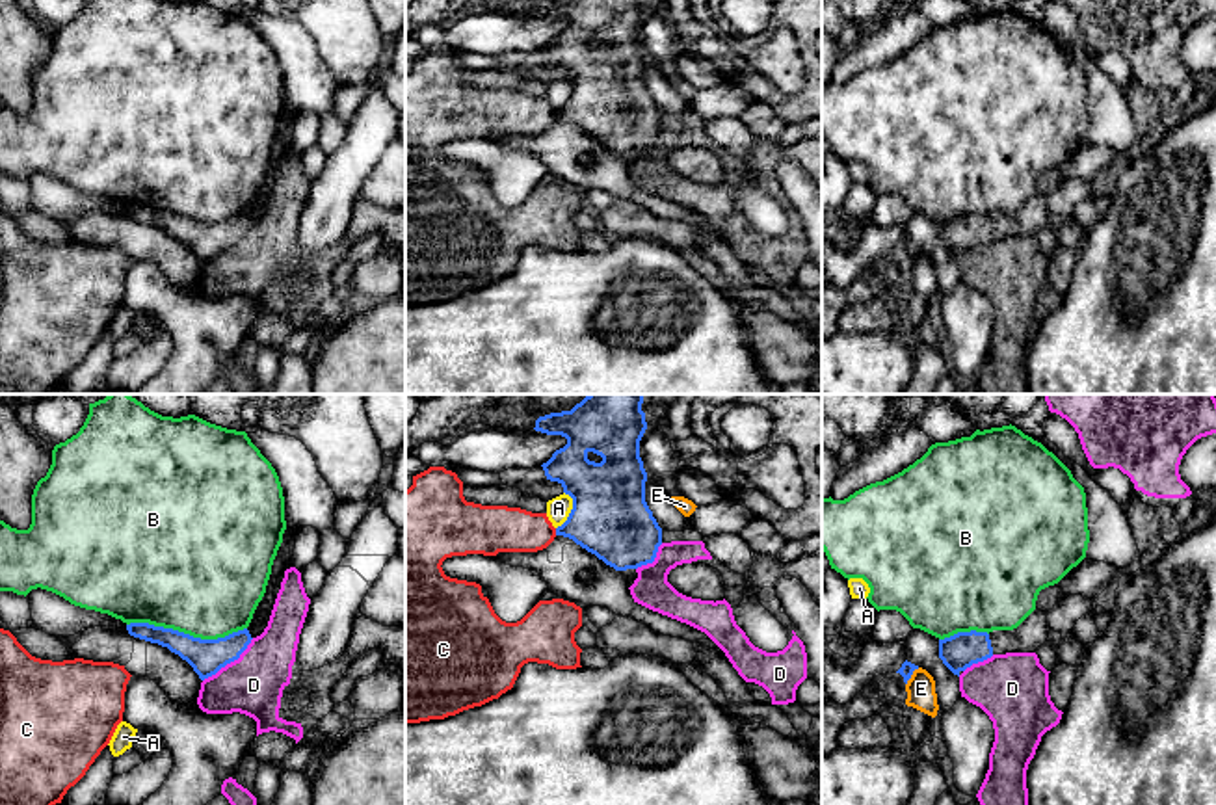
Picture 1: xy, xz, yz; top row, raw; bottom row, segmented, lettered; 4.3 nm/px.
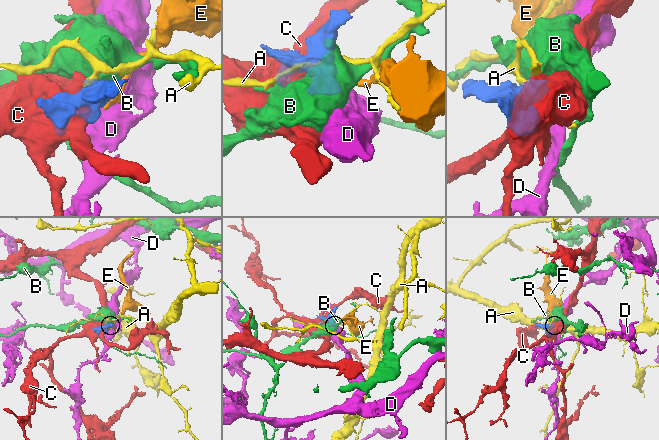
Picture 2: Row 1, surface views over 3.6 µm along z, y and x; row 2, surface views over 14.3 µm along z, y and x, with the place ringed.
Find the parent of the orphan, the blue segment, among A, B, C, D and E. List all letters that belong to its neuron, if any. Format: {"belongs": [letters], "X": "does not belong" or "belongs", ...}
{"belongs": [], "A": "does not belong", "B": "does not belong", "C": "does not belong", "D": "does not belong", "E": "does not belong"}

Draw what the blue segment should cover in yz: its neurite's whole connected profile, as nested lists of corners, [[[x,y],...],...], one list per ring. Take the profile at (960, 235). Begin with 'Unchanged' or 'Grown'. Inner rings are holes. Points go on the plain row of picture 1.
Grown. [[[1036,191],[1013,214],[993,214],[989,218],[971,214],[939,223],[939,242],[959,260],[961,255],[993,238],[1036,236],[1047,225],[1049,216],[1047,195]]]

